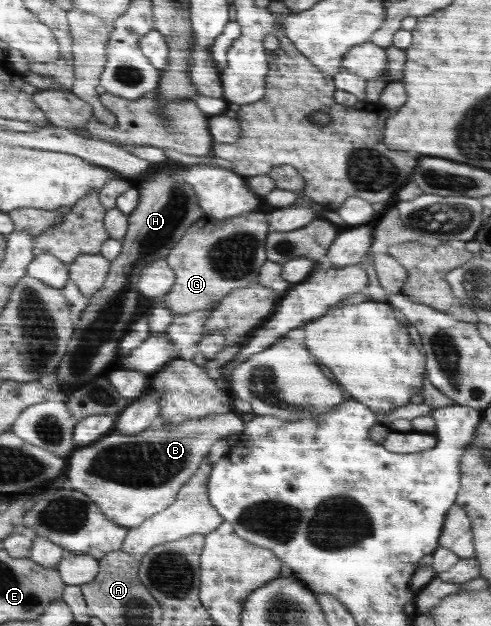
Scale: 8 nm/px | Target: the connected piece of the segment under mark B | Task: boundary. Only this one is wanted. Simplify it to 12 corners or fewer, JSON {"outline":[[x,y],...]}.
{"outline":[[233,412],[113,431],[74,450],[66,478],[114,523],[177,499]]}

